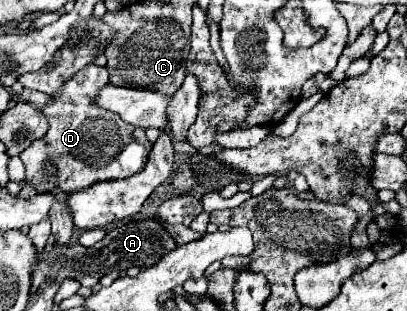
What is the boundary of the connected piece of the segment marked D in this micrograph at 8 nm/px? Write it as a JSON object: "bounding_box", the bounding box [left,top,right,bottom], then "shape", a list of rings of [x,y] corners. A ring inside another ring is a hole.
{"bounding_box":[20,64,152,194],"shape":[[[88,64],[84,70],[74,74],[62,90],[58,90],[56,102],[44,106],[42,114],[48,120],[48,132],[32,142],[22,154],[20,160],[26,166],[26,182],[36,188],[38,194],[50,190],[50,184],[60,188],[88,188],[94,182],[128,178],[140,172],[146,164],[152,144],[146,140],[144,130],[132,124],[126,124],[118,114],[100,108],[96,104],[98,92],[108,86],[108,70],[96,64]],[[50,162],[56,166],[56,174],[44,174],[44,164]]]}

